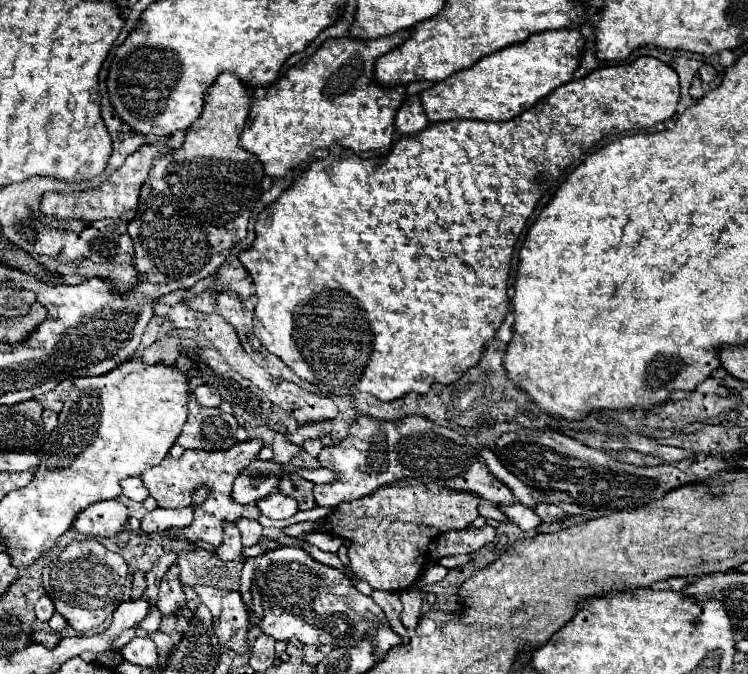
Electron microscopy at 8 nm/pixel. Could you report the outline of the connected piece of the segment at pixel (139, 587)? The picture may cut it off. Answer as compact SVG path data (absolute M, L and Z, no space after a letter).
M135 572L133 576L133 590L131 590L131 598L137 600L141 598L145 592L145 574L143 572Z

